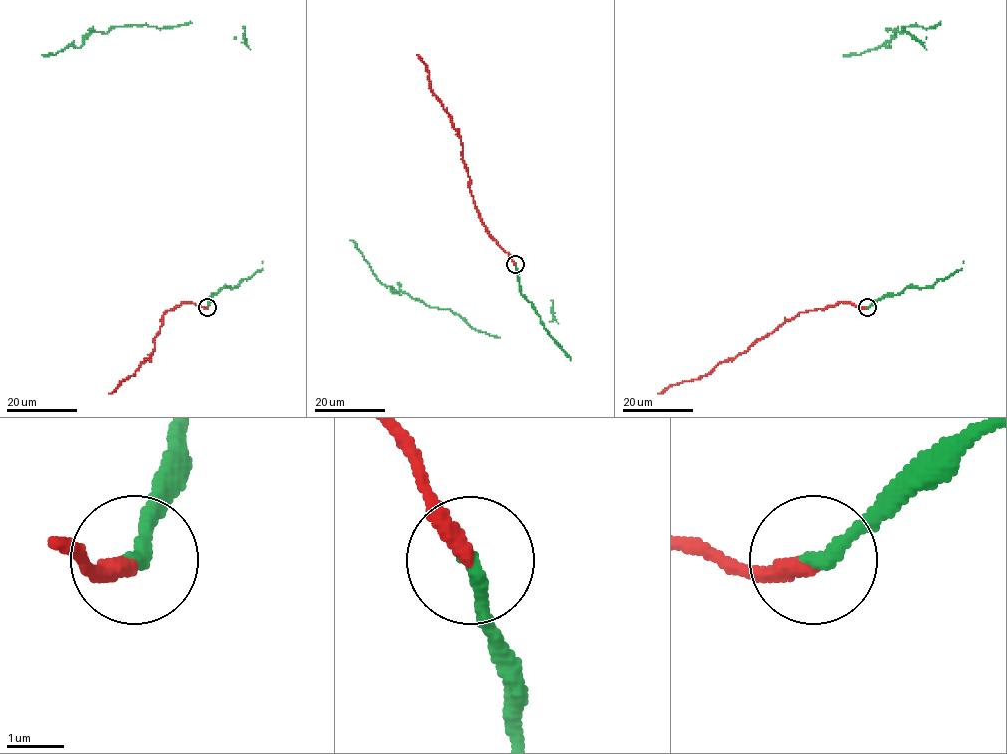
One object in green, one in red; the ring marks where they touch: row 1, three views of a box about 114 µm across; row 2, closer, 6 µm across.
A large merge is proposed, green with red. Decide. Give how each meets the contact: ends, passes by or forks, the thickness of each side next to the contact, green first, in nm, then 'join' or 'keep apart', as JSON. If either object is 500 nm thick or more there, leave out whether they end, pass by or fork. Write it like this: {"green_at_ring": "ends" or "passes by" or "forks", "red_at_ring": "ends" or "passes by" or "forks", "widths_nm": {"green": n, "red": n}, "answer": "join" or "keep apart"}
{"green_at_ring": "ends", "red_at_ring": "ends", "widths_nm": {"green": 260, "red": 320}, "answer": "keep apart"}

